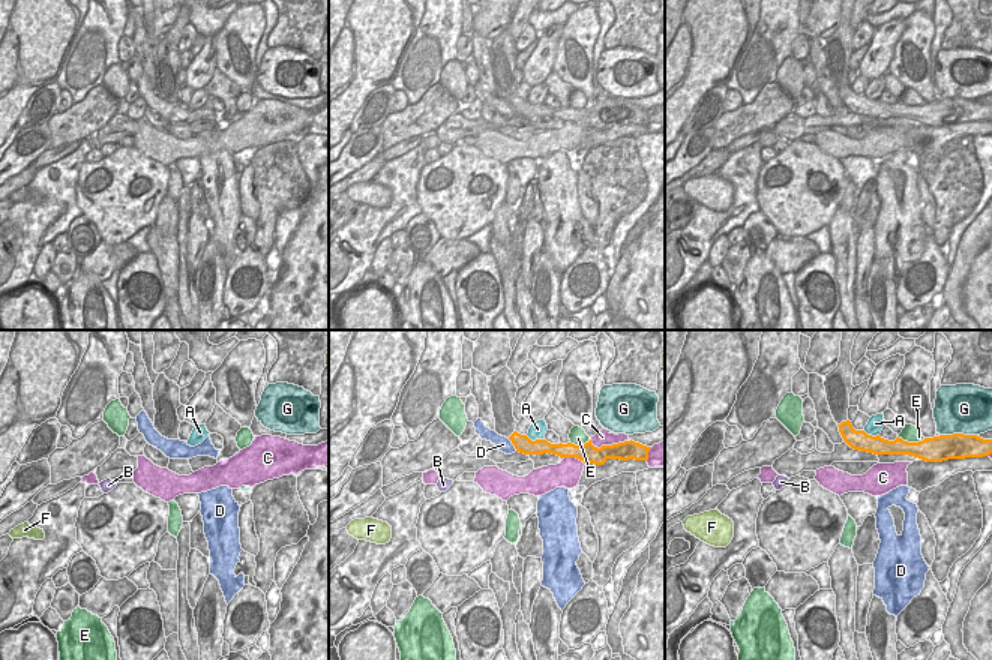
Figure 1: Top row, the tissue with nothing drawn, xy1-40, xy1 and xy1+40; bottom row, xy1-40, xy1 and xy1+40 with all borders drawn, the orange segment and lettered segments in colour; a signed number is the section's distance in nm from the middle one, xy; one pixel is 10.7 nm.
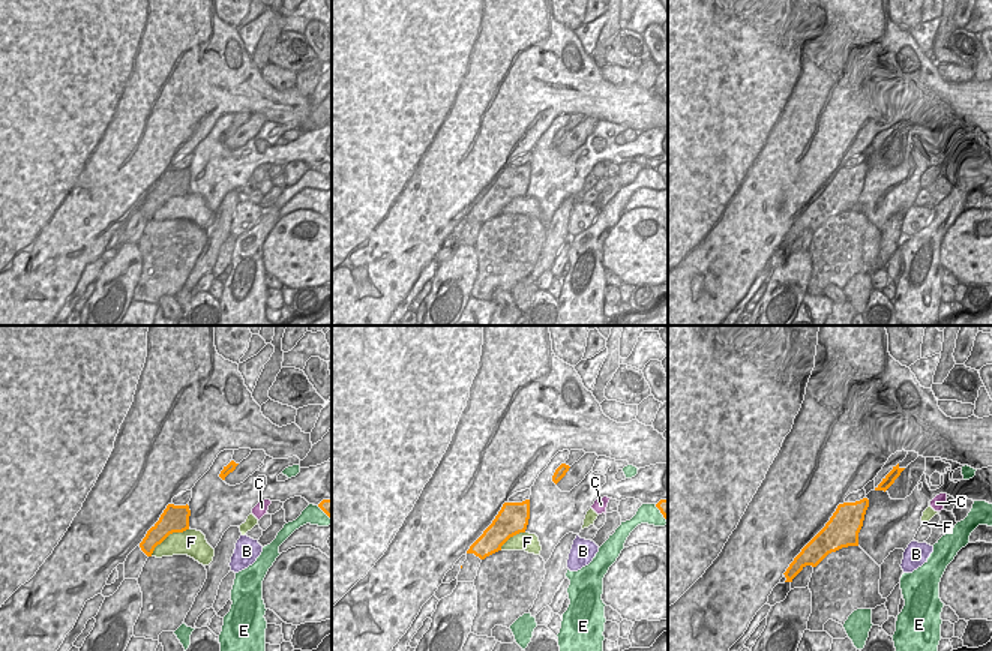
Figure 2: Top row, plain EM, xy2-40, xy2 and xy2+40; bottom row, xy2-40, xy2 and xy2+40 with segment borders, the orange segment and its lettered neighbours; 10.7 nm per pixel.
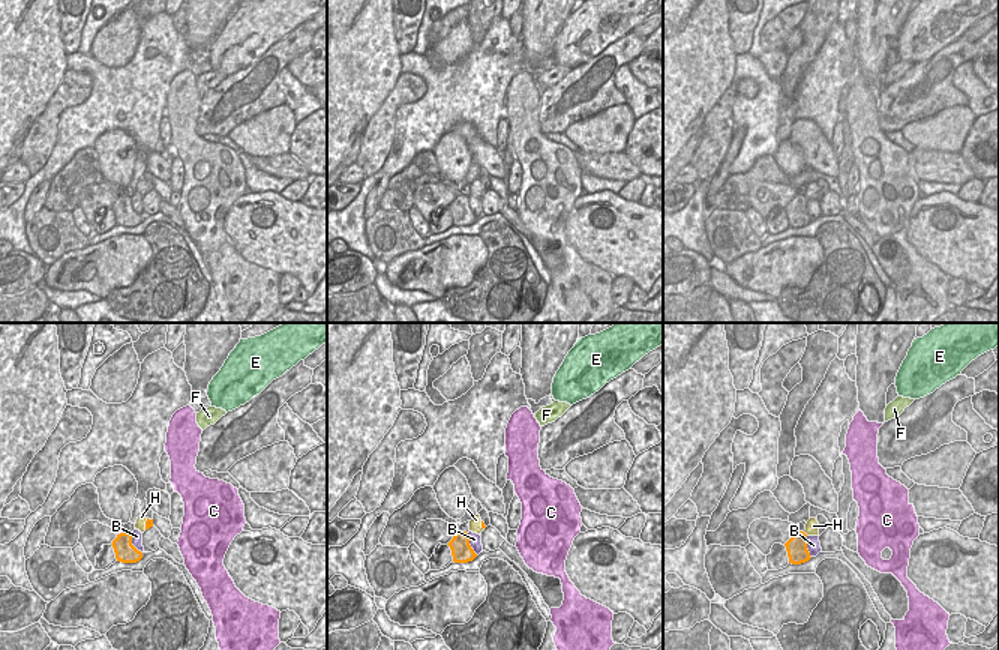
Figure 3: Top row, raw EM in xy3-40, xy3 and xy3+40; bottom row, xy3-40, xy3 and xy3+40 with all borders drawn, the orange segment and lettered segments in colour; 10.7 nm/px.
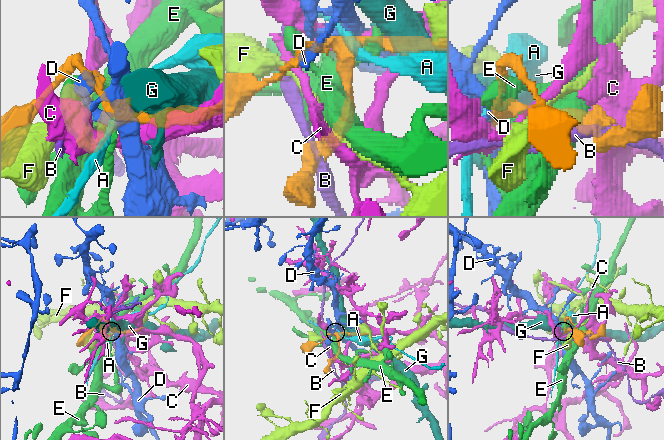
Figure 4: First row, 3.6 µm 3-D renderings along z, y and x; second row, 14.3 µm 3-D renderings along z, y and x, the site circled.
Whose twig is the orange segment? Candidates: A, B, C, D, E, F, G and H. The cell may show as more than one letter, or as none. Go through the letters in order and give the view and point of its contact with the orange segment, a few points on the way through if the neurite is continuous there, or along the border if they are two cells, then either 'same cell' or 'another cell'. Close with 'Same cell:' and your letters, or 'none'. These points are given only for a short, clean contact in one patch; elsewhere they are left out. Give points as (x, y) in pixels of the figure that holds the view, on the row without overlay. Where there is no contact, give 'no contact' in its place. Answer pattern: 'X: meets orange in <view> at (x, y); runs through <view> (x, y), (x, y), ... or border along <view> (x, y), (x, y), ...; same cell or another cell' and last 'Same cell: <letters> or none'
A: meets orange in xy1 at (536, 104); border along xy1 (526, 99), (532, 104), (544, 104); another cell
B: meets orange in xy3 at (468, 207); another cell
C: meets orange in xy1 at (610, 110); another cell
D: meets orange in xy1 at (512, 107); border along xy1 (508, 102), (517, 114); another cell
E: meets orange in xy1+40 at (911, 107); another cell
F: meets orange in xy2-40 at (168, 198); another cell
G: meets orange in xy1+40 at (958, 98); another cell
H: meets orange in xy3+40 at (804, 197); same cell
Same cell: H

